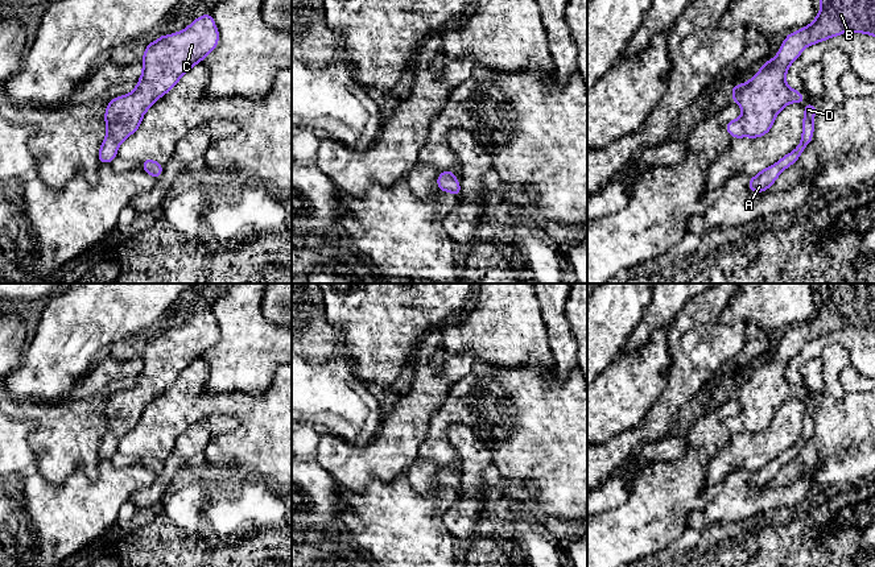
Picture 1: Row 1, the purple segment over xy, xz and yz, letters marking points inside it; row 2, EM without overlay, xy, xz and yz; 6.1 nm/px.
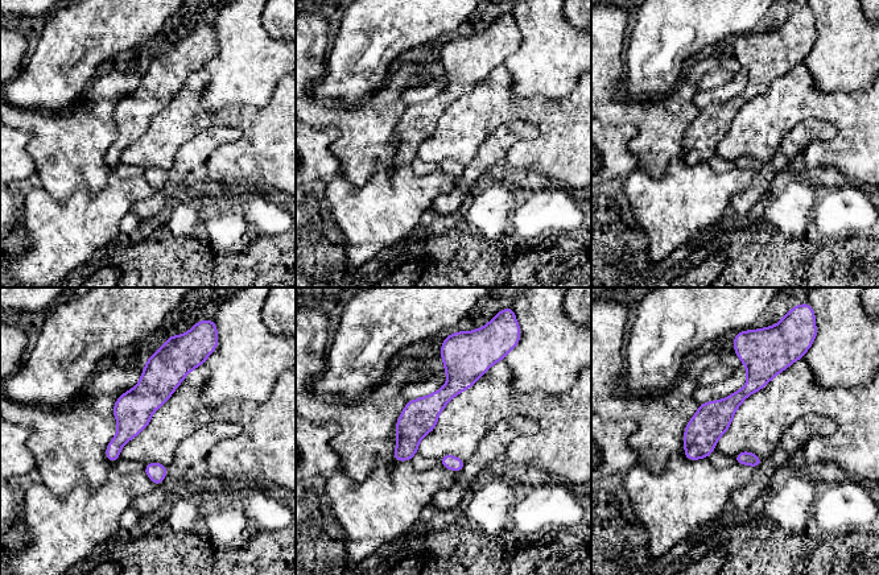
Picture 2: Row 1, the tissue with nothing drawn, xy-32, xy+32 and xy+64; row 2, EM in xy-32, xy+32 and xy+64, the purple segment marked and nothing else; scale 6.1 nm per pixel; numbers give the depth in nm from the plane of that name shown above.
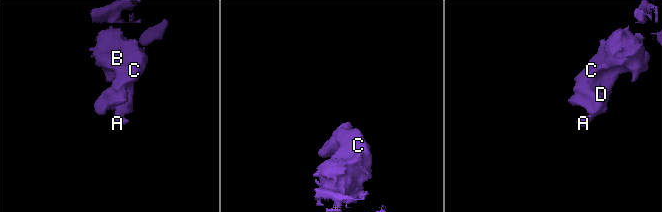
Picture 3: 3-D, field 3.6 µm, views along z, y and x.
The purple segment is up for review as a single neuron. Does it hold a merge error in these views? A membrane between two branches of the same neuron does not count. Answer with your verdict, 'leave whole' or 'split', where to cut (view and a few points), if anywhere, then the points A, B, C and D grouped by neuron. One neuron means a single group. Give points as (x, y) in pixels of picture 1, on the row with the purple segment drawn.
leave whole | no cut | A B C D

